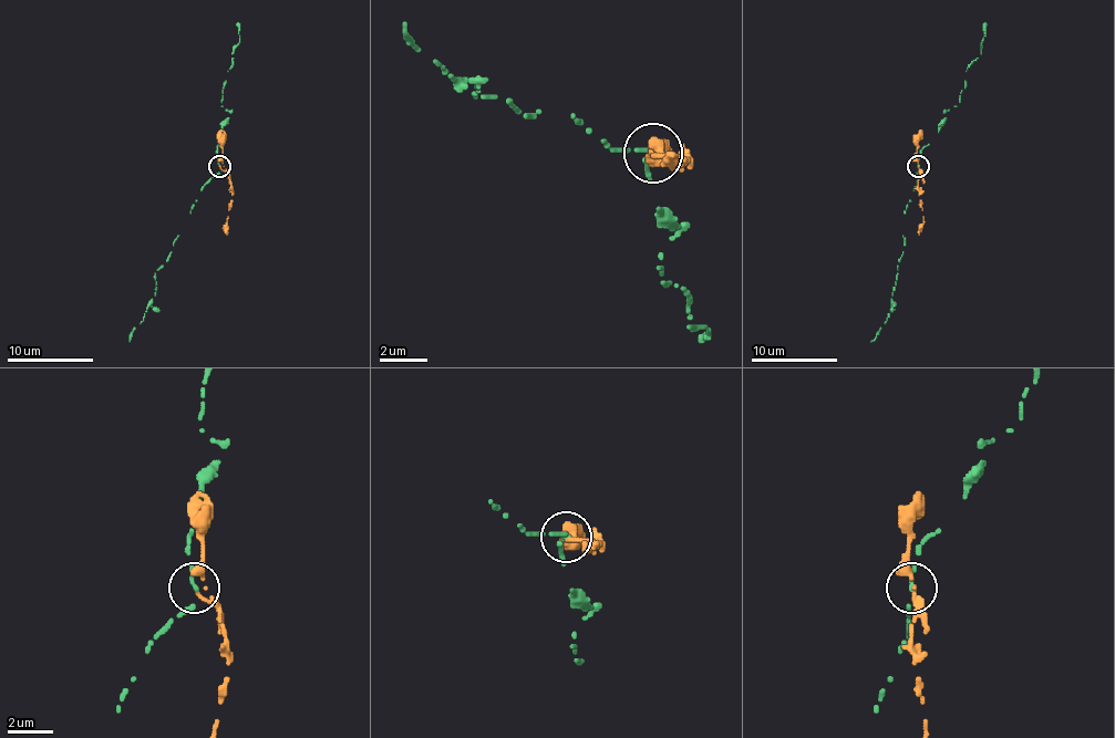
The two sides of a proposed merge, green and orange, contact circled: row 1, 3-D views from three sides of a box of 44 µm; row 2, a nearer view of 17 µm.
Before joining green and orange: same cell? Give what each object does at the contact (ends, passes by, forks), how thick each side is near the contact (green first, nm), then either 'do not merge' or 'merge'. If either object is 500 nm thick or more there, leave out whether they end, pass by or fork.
green ends; orange passes by; calibres 160 and 120 nm; do not merge

